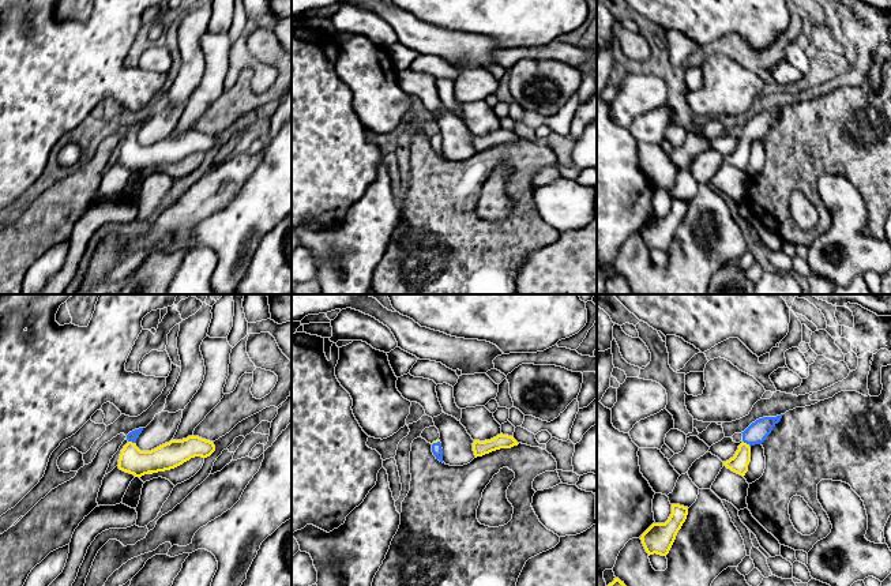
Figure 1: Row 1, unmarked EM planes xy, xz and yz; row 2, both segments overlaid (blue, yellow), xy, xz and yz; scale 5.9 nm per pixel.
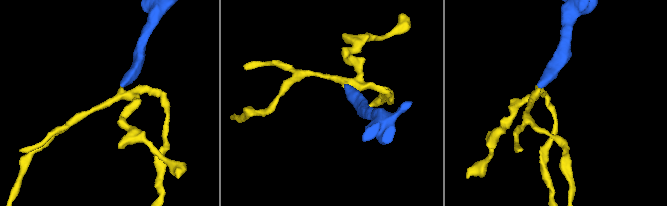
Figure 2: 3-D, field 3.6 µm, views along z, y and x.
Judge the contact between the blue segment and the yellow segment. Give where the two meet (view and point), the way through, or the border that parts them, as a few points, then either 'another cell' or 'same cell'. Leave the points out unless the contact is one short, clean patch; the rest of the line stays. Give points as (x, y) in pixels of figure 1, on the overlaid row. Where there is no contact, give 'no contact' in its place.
meets blue in yz at (747, 443); runs through yz (756, 432), (747, 443), (739, 464); same cell

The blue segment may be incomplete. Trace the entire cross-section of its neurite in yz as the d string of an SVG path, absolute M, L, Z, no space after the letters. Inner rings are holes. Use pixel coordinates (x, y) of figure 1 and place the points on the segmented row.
M783 414L777 417L763 417L752 422L742 433L742 443L738 446L734 457L723 462L732 472L745 476L751 462L751 447L762 444L771 433L772 428L781 421Z

